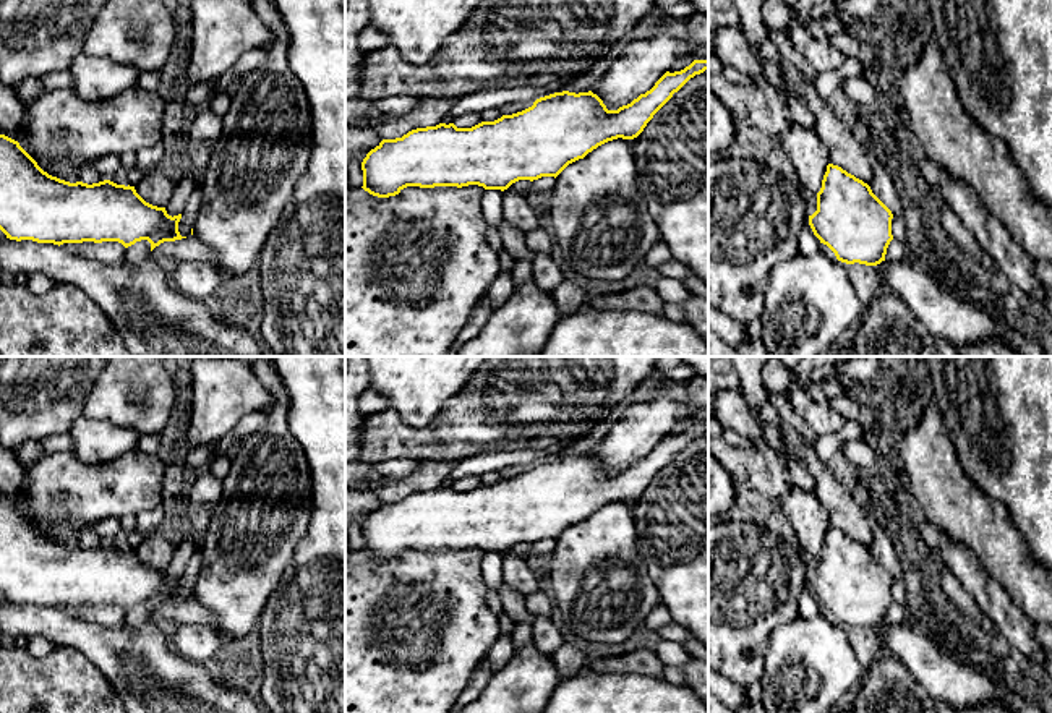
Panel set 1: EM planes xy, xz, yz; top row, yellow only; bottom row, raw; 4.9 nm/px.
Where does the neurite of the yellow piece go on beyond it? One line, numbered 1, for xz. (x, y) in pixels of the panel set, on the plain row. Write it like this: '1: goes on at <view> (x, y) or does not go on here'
1: does not go on here

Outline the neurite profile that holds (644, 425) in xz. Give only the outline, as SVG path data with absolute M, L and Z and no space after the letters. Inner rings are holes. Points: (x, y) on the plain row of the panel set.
M656 386L647 400L631 405L624 416L613 423L592 455L608 473L618 473L650 454L678 421L679 412L673 387Z

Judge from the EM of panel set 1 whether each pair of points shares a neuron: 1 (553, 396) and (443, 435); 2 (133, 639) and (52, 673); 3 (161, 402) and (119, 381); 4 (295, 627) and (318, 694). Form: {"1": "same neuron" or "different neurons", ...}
{"1": "same neuron", "2": "different neurons", "3": "same neuron", "4": "same neuron"}

